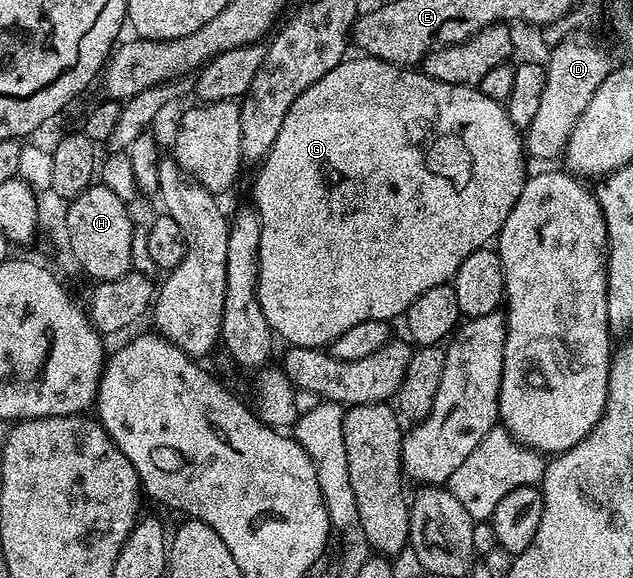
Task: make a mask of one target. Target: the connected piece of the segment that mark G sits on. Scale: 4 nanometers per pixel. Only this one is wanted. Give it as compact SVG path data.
M357 56L344 59L339 65L332 67L332 71L328 71L328 75L324 75L324 79L316 79L316 83L312 83L312 87L308 87L304 91L304 95L300 95L300 99L296 99L296 103L292 103L288 115L284 115L284 124L280 127L280 135L276 135L276 143L272 143L272 151L268 151L268 155L257 166L256 172L258 174L254 177L254 202L252 205L257 212L258 220L261 222L260 249L258 251L258 298L260 299L260 307L264 311L264 319L268 319L270 328L281 340L283 337L287 341L285 344L290 347L320 349L330 346L336 338L344 335L344 331L356 327L356 323L364 323L365 321L393 322L394 317L401 318L405 314L406 308L412 303L412 299L416 299L416 295L424 295L424 291L430 290L431 287L440 287L453 282L460 263L464 263L464 259L468 259L468 255L472 255L472 251L487 248L497 238L499 231L504 227L504 219L508 219L508 211L512 211L512 207L516 207L516 199L520 199L520 191L528 176L528 170L526 170L528 154L524 148L523 134L514 126L512 119L507 115L503 102L488 99L488 95L484 95L473 85L444 83L440 79L432 79L426 73L415 71L410 67L392 65L389 61L381 61L375 57Z

